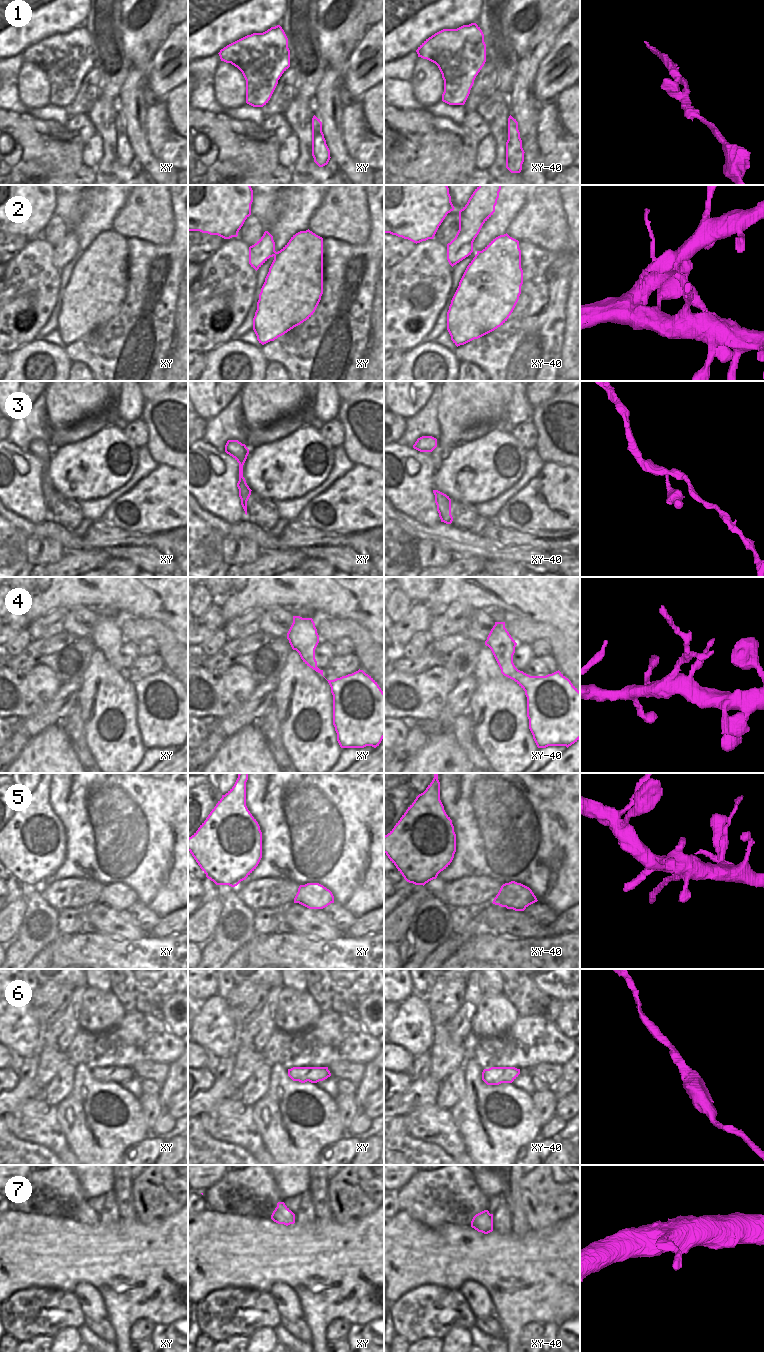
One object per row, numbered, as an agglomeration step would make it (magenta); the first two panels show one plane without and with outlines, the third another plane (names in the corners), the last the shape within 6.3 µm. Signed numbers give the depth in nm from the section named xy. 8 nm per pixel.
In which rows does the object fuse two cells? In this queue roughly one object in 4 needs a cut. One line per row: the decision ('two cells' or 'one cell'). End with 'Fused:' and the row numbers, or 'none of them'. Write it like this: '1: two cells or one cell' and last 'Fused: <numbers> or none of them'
1: one cell
2: one cell
3: one cell
4: two cells
5: two cells
6: one cell
7: one cell
Fused: 4, 5

